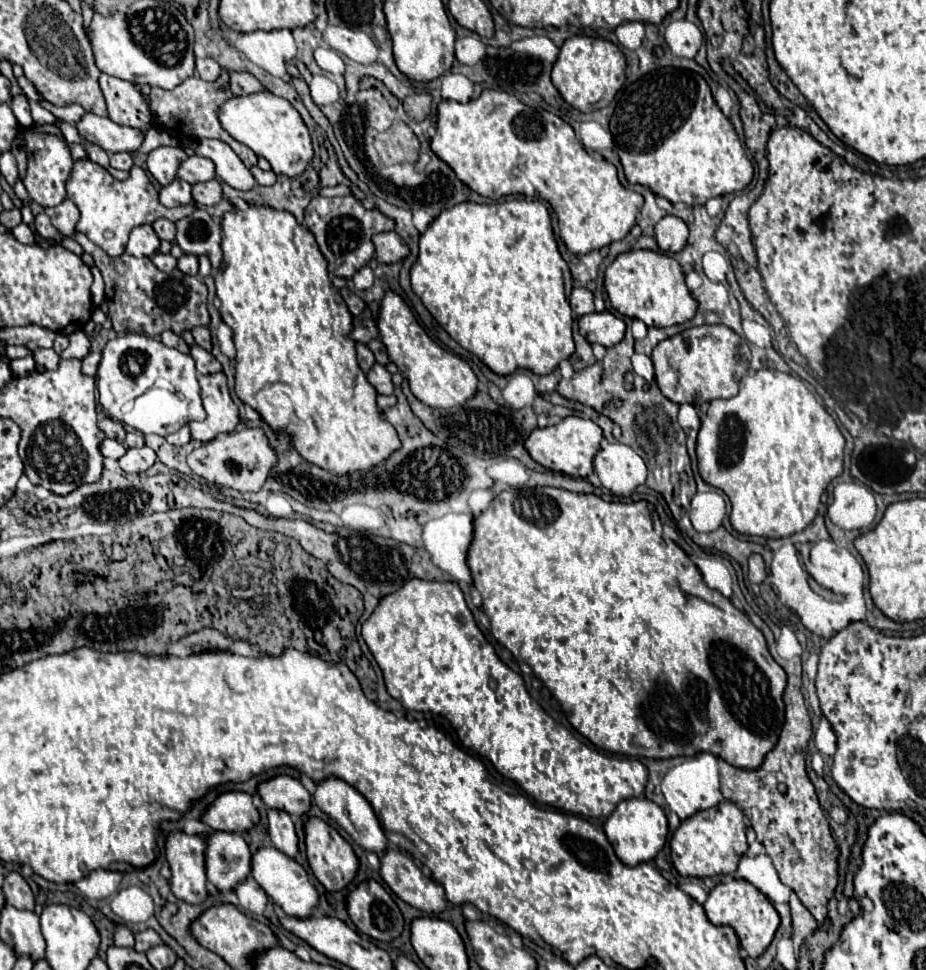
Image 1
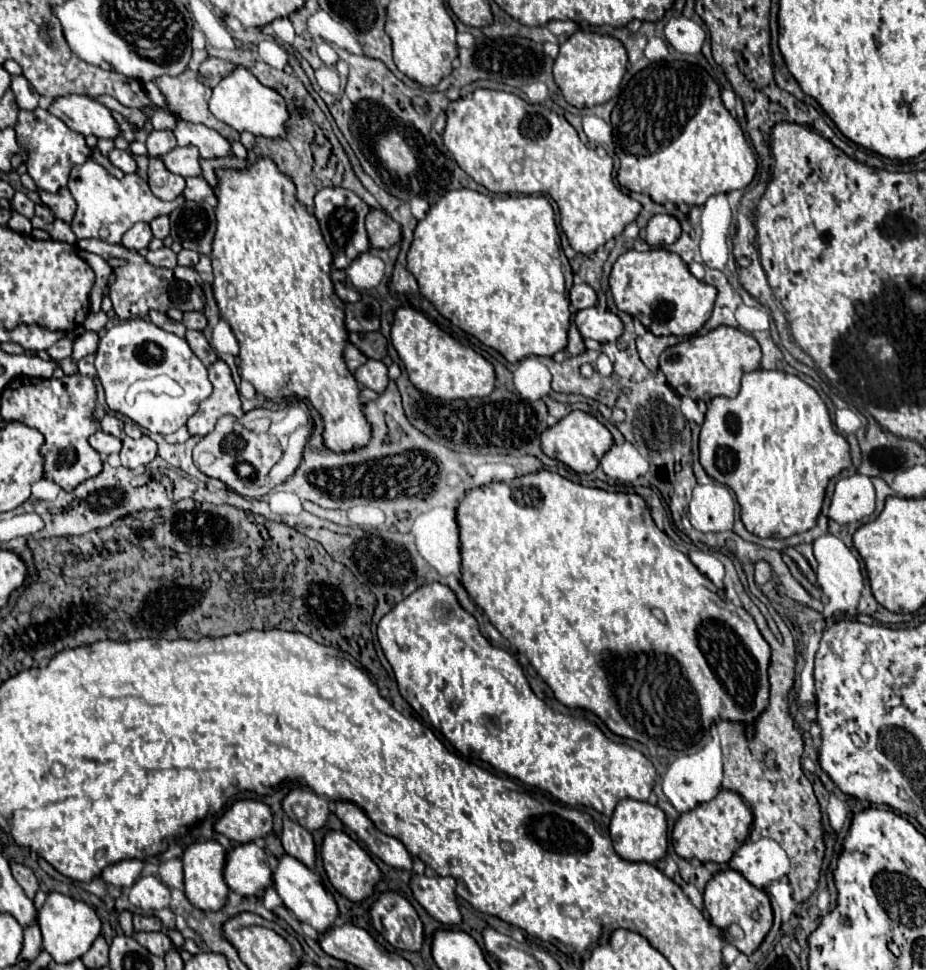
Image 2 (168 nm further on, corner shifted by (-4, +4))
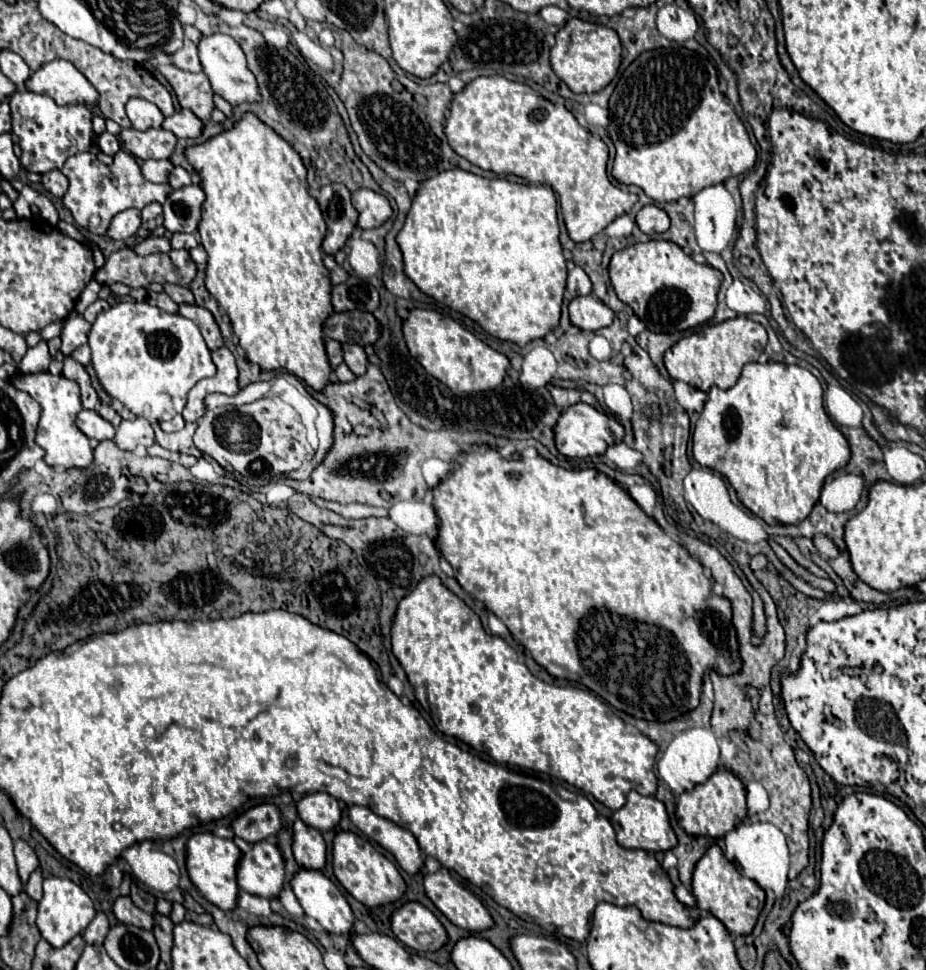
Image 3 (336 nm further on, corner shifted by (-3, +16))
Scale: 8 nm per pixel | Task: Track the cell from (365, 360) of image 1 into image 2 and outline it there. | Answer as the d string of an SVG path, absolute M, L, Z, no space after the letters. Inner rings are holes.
M354 344L346 346L344 356L346 356L346 366L350 372L356 372L364 362L368 362L368 358L362 356L362 352L358 352L358 348L354 348Z

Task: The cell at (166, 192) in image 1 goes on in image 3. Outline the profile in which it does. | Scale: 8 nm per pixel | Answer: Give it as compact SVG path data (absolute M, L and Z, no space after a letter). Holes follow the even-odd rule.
M145 160L141 164L141 172L149 182L167 182L173 164L169 160Z

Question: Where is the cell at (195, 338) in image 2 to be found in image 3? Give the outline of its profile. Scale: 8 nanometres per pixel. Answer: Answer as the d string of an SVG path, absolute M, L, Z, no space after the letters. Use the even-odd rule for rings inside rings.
M183 302L183 304L179 304L179 314L185 316L185 318L189 318L189 320L193 320L199 326L199 330L201 330L201 334L203 334L209 350L217 350L217 348L223 346L221 330L219 330L213 314L207 308Z

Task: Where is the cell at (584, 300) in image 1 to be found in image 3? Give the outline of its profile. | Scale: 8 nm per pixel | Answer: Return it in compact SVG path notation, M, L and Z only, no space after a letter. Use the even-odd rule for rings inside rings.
M571 266L569 268L567 292L571 296L587 296L587 294L591 294L591 280L585 274L585 270L581 270L579 266Z

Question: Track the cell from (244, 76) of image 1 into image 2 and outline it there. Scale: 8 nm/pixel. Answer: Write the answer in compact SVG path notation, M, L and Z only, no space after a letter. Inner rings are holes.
M208 58L206 62L202 62L198 76L206 86L214 88L214 84L218 84L218 80L222 80L222 76L226 76L226 72L230 72L230 68L236 68L236 64L232 64L228 60Z

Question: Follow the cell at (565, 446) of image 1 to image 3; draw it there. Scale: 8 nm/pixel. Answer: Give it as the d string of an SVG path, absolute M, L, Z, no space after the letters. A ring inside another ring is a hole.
M583 402L573 404L567 410L563 410L561 418L555 426L557 450L567 458L587 458L587 456L595 456L595 454L605 454L605 450L611 444L621 442L623 436L625 436L625 428L617 422L615 416L607 416Z

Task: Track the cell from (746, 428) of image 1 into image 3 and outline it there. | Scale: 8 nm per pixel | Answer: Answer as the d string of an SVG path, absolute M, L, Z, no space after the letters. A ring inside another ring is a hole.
M751 362L743 368L743 374L739 378L739 382L729 388L729 390L721 390L717 386L713 386L709 392L707 392L707 402L705 402L705 408L697 420L697 426L695 426L695 432L693 432L693 458L705 466L705 468L711 468L719 474L723 474L729 484L735 488L737 492L737 498L741 500L741 504L745 508L749 508L755 516L763 518L767 524L801 524L809 512L813 510L815 502L819 500L819 492L823 488L823 482L825 478L835 472L835 470L841 470L845 468L845 464L849 462L849 444L845 440L845 436L837 430L837 426L829 420L829 416L825 414L825 408L823 408L823 388L821 388L821 382L805 368L801 366L787 366L787 364L781 364L781 362L765 362L765 364L759 364L759 362Z

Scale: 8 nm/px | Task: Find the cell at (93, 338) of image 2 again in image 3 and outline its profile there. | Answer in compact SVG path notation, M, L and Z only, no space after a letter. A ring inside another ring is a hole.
M73 310L73 314L64 321L60 334L62 341L61 352L69 356L77 346L87 344L89 330L91 330L91 324L89 324L77 310Z

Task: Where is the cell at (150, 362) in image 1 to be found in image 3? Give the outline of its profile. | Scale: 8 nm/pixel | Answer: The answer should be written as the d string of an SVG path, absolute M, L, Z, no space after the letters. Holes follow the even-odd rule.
M119 302L97 314L89 332L89 348L93 368L107 394L147 420L171 420L183 410L189 390L201 378L215 374L215 364L197 324L151 304Z

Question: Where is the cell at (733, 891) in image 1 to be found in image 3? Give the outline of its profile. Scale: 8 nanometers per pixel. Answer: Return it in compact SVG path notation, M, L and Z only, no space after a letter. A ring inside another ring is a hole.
M713 844L705 852L705 856L697 862L697 866L693 870L693 880L691 880L691 894L697 900L697 908L707 910L713 916L717 916L733 936L751 934L751 930L757 922L757 916L759 916L759 908L751 908L749 900L761 898L763 890L757 886L757 882L741 876L737 872L737 868L733 868L733 864L729 864L729 860L725 860L725 856L717 844Z

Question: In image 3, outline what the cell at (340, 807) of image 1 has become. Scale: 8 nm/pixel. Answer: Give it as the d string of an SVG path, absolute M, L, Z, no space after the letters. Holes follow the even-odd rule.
M349 806L349 818L369 840L375 840L379 846L389 850L407 874L423 870L421 848L409 830L377 816L365 806Z

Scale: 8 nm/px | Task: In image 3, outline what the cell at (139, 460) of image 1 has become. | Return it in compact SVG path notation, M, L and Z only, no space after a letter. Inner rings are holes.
M135 418L131 422L129 420L121 422L121 426L117 428L117 434L115 434L113 442L121 450L135 450L137 446L149 448L155 442L155 436L153 436L153 428L151 428L149 420Z

